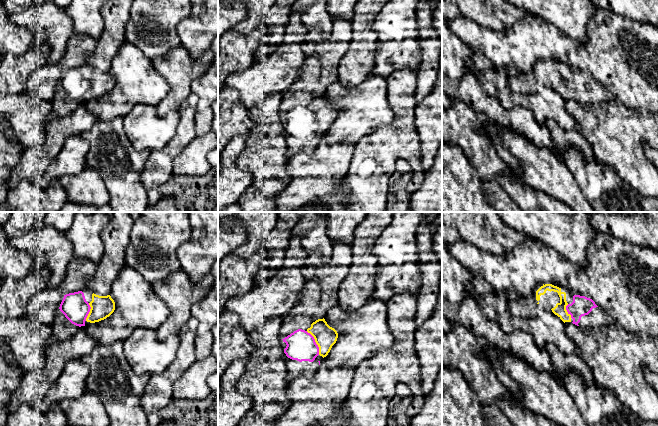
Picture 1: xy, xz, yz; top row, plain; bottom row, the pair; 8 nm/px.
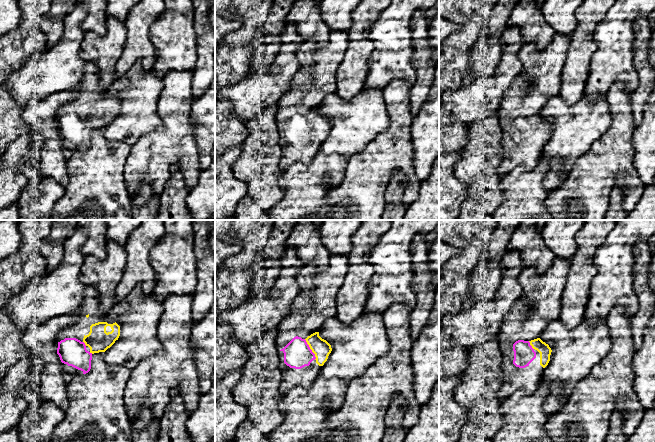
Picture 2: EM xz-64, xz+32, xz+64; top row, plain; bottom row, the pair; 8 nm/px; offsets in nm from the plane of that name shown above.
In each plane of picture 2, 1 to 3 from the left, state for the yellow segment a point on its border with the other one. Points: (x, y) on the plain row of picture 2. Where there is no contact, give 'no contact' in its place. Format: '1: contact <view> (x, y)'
1: contact xz-64 (84, 119)
2: contact xz+32 (310, 125)
3: contact xz+64 (530, 121)

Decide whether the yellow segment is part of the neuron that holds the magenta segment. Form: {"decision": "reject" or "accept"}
{"decision": "accept"}

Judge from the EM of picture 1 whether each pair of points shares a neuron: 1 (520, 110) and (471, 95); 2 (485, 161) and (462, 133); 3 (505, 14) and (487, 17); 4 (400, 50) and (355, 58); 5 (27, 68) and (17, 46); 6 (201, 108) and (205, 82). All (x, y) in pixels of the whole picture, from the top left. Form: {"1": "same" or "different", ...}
{"1": "same", "2": "same", "3": "different", "4": "different", "5": "different", "6": "same"}

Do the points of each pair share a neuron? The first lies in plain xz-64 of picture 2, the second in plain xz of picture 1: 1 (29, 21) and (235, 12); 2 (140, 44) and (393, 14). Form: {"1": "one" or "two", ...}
{"1": "two", "2": "two"}

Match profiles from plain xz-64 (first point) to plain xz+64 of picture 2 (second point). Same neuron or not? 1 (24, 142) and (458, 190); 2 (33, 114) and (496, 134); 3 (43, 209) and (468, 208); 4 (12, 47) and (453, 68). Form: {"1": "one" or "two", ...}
{"1": "one", "2": "one", "3": "one", "4": "one"}

